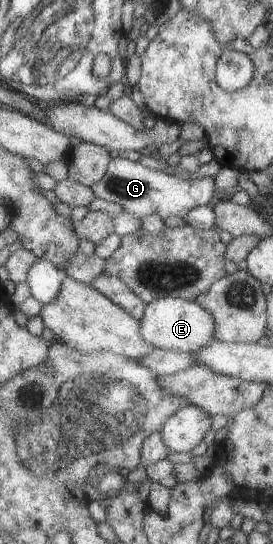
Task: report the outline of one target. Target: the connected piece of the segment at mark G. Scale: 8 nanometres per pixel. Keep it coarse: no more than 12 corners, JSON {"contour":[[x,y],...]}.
{"contour":[[115,156],[91,186],[139,219],[208,204],[213,167],[183,180]]}

